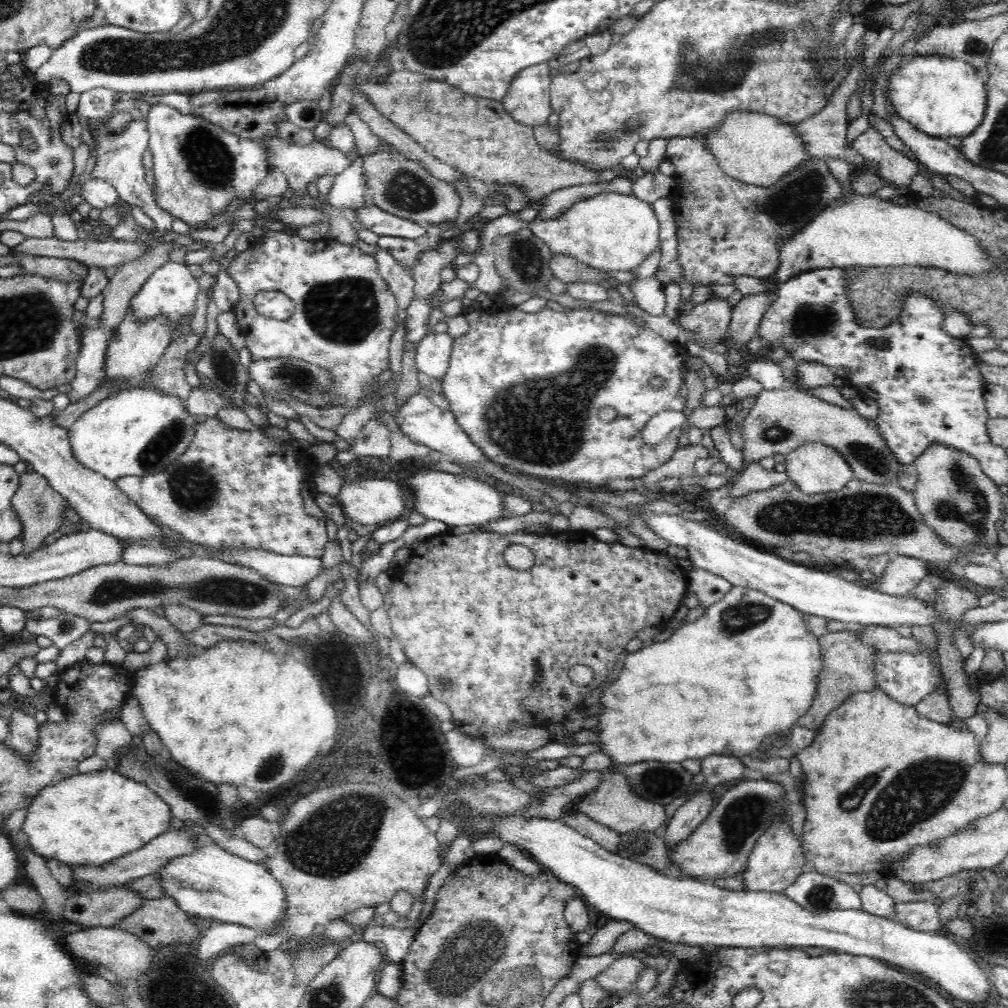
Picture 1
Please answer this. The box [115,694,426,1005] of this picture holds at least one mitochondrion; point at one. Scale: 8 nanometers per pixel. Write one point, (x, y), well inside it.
(333, 842)

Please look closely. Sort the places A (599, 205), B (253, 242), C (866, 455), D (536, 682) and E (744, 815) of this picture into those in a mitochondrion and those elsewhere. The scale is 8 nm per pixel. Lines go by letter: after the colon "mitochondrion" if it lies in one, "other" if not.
A: other
B: other
C: mitochondrion
D: mitochondrion
E: mitochondrion

